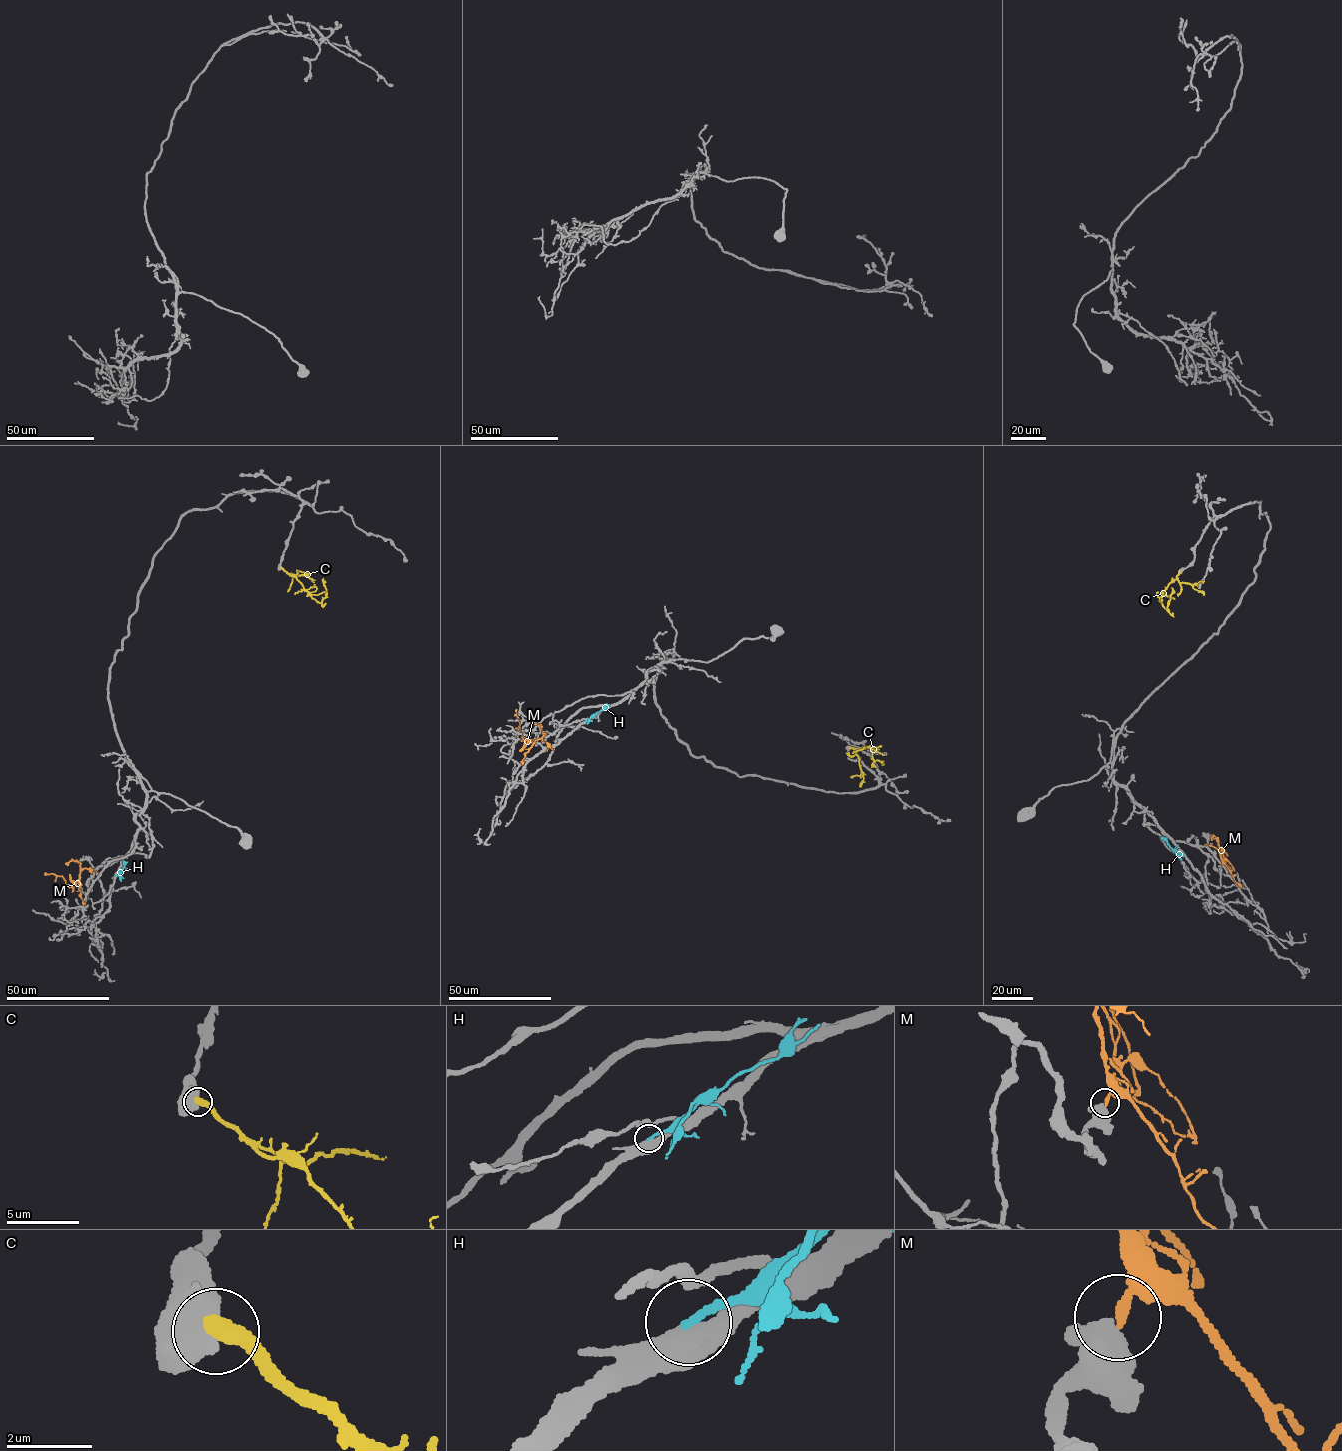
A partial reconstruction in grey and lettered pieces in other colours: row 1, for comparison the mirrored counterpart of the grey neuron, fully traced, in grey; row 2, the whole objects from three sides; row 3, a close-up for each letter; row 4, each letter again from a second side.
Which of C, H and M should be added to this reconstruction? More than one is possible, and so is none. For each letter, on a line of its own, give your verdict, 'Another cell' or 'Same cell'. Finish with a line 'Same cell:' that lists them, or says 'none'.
C: Another cell
H: Another cell
M: Same cell
Same cell: M

